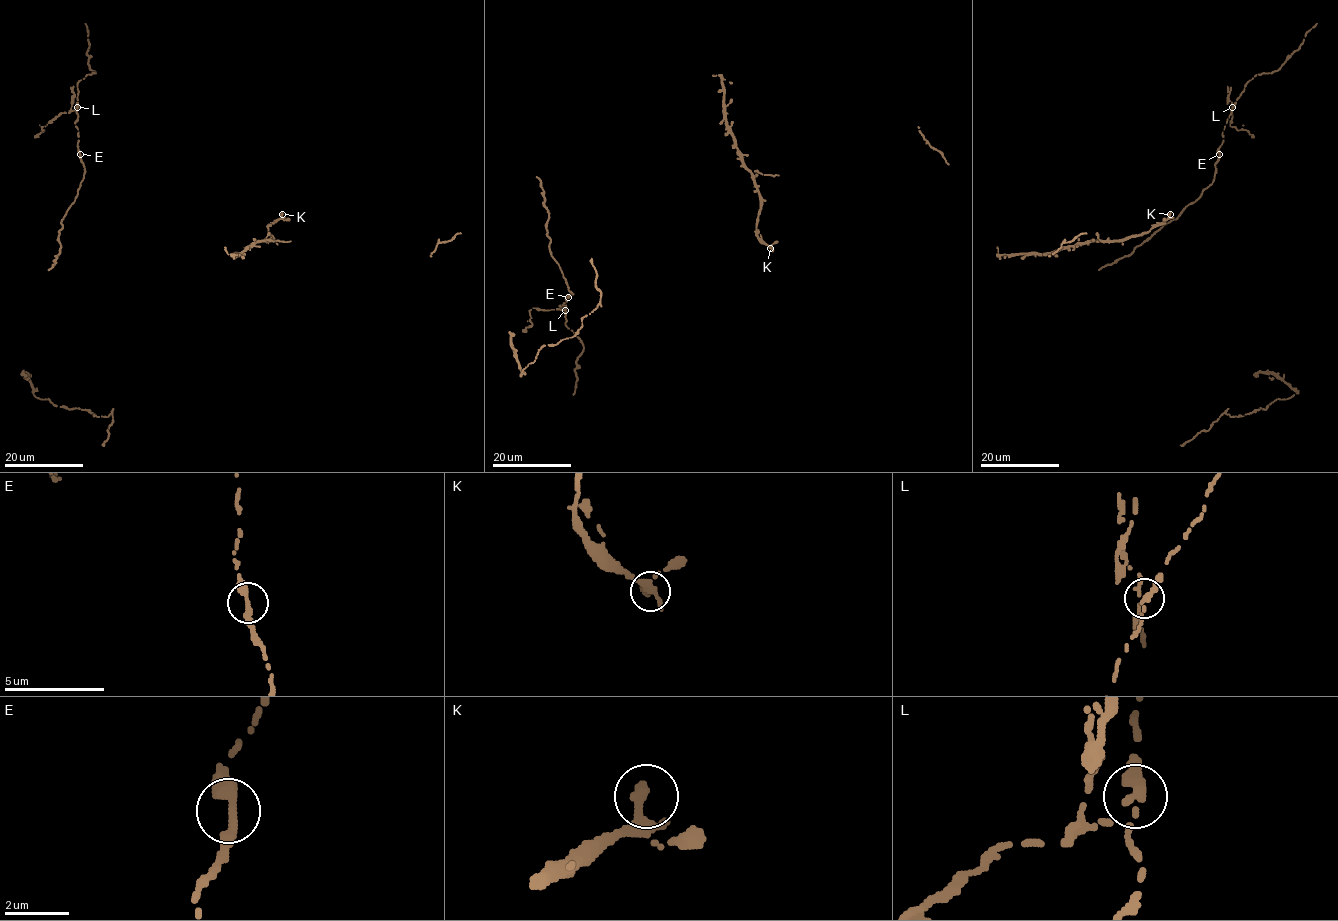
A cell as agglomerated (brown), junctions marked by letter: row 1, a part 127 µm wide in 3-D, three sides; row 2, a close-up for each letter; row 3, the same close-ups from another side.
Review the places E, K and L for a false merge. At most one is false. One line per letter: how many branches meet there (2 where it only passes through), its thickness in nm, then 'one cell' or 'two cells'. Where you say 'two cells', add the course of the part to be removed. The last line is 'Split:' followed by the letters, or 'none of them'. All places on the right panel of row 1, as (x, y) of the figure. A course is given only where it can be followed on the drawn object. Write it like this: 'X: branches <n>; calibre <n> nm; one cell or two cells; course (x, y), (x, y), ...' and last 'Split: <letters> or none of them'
E: branches 2; calibre 320 nm; one cell
K: branches 2; calibre 280 nm; one cell
L: branches 2; calibre 320 nm; two cells; course (1232, 107), (1229, 126), (1246, 130), (1253, 137)
Split: L

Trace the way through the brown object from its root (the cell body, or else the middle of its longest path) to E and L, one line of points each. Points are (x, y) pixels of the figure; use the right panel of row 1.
E: (1104, 266), (1128, 255), (1212, 184), (1219, 154)
L: (1104, 266), (1128, 255), (1164, 225), (1175, 219), (1212, 184), (1218, 148), (1232, 107)

